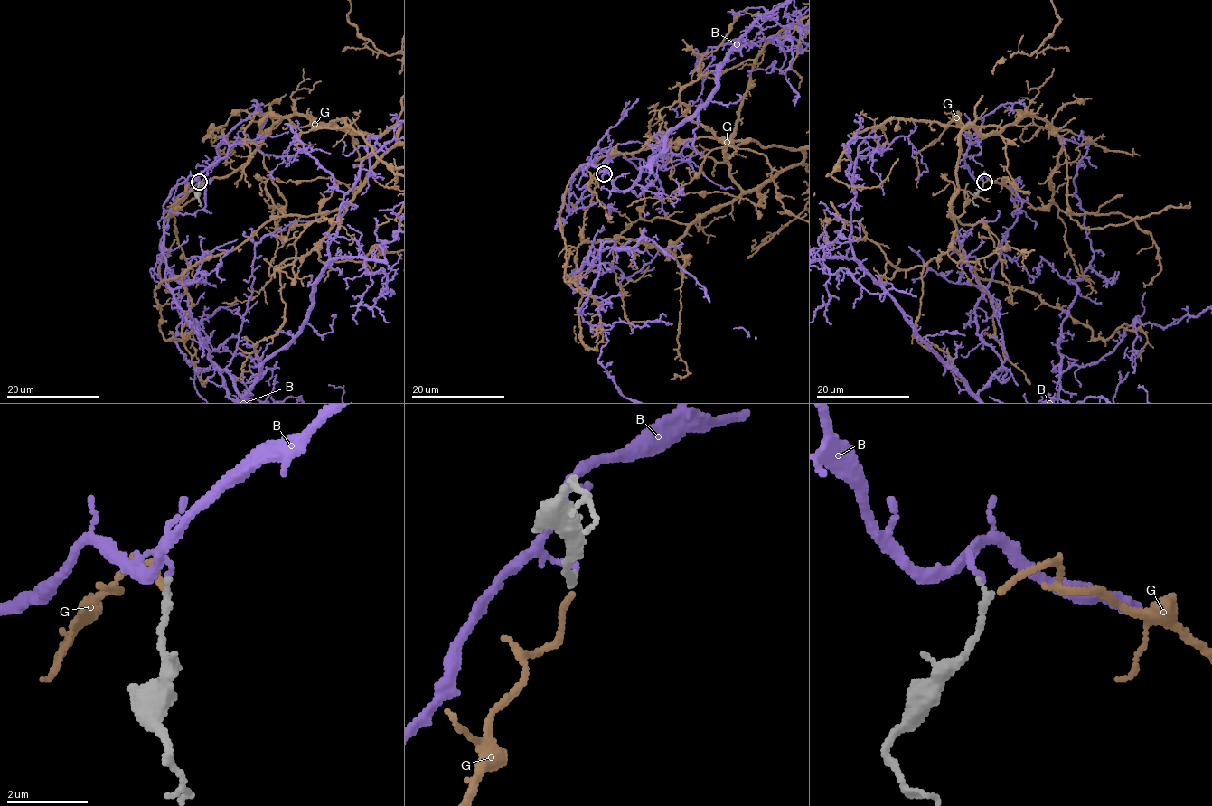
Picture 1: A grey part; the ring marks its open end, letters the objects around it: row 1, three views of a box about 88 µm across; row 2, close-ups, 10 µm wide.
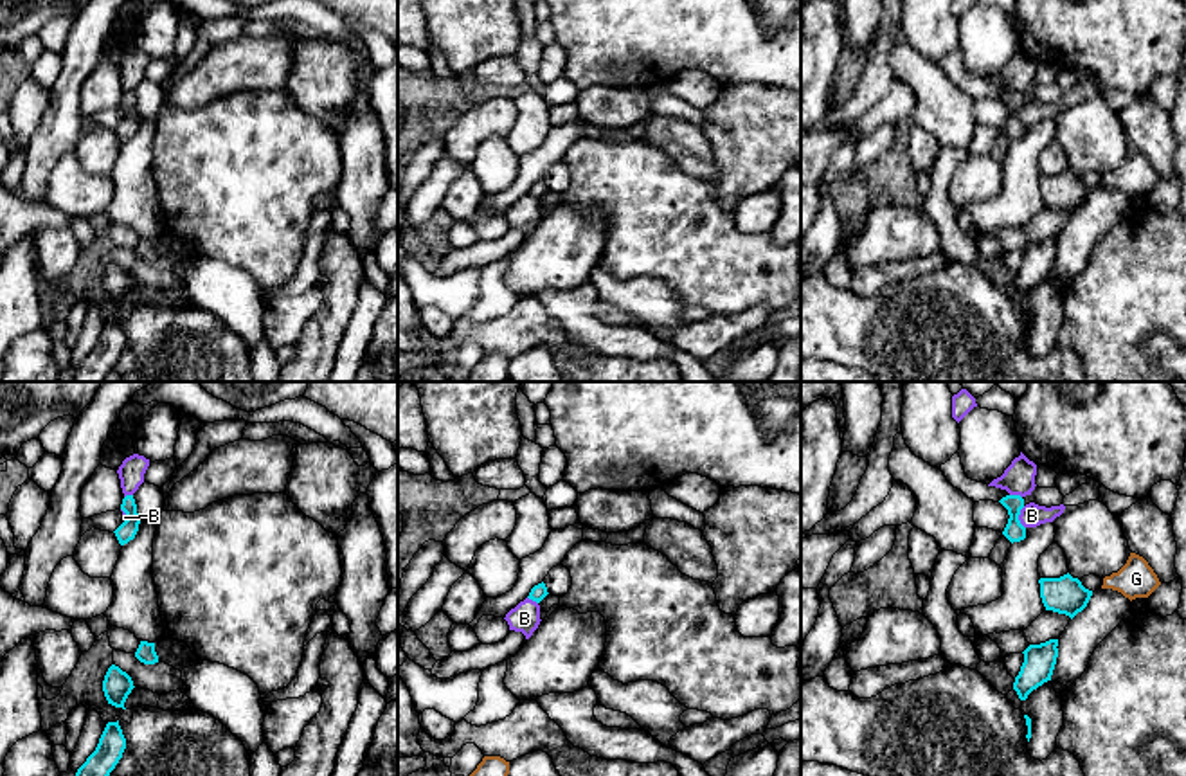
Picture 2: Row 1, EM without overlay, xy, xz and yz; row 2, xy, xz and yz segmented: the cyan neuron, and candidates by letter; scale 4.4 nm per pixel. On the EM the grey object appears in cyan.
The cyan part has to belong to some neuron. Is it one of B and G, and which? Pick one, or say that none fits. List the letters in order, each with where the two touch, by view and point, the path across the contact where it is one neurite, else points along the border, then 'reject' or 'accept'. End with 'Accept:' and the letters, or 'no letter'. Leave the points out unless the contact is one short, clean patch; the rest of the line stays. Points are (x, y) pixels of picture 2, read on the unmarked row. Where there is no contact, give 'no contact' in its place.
B: meets cyan in yz at (1017, 114); border along yz (1023, 103), (1019, 119), (1024, 125); reject
G: no contact; accept
Accept: G

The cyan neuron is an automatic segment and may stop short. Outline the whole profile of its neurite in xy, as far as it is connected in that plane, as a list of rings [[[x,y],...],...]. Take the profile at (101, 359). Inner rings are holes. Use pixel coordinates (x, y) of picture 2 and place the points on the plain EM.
[[[108,319],[95,347],[77,365],[72,382],[104,382],[126,346],[126,335],[117,319]]]

